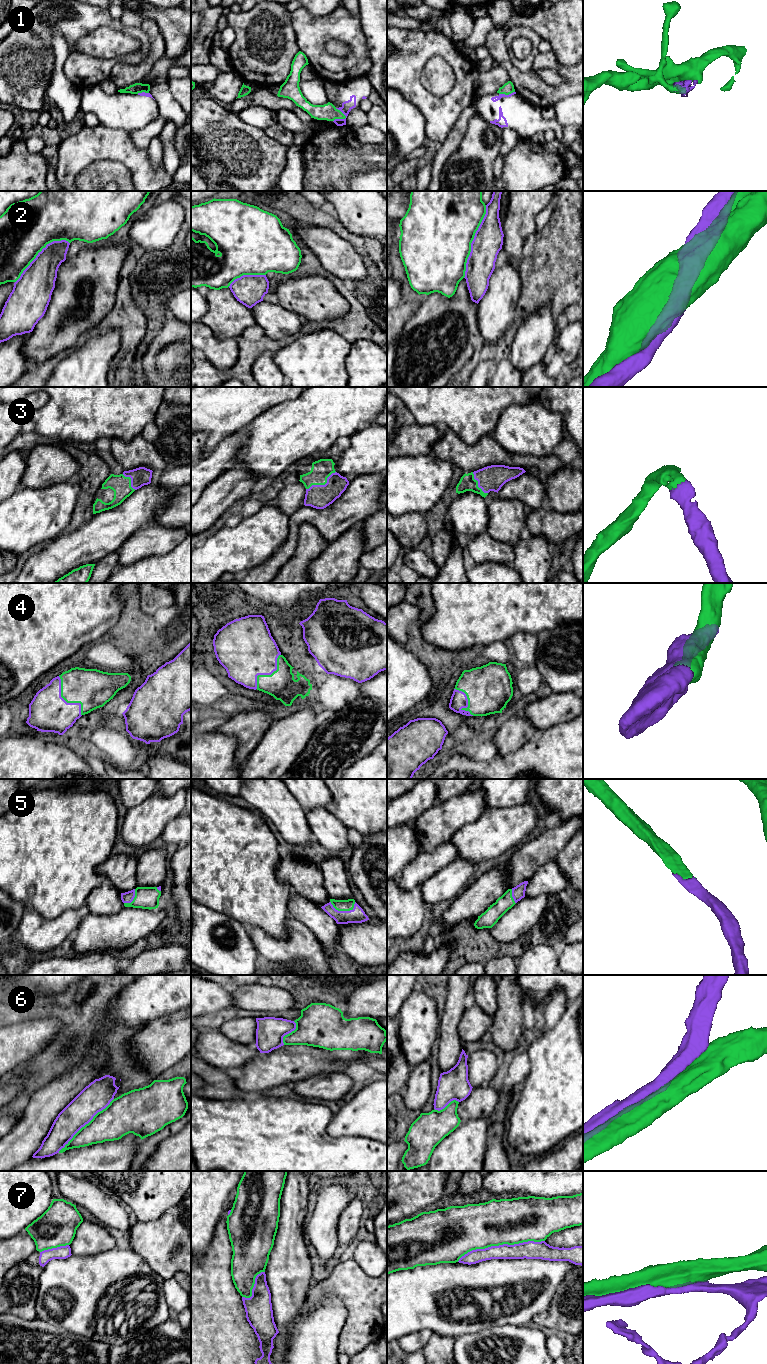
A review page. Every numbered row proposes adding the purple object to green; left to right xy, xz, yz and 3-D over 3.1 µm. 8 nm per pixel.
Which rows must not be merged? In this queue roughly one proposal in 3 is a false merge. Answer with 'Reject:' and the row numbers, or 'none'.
Reject: 1, 2

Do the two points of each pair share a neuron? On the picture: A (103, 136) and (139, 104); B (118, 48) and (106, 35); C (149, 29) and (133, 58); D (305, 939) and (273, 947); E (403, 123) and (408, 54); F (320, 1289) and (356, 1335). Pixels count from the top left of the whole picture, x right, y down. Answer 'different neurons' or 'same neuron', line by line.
A: different neurons
B: same neuron
C: different neurons
D: same neuron
E: different neurons
F: same neuron

